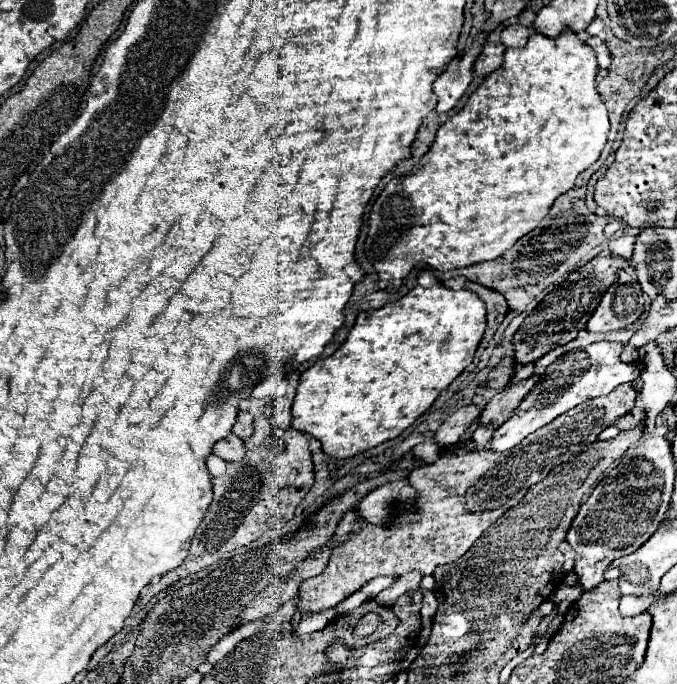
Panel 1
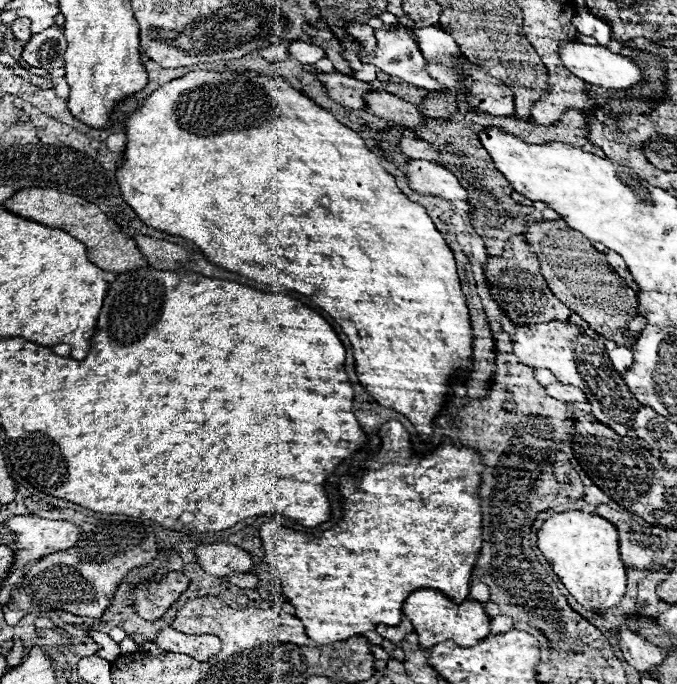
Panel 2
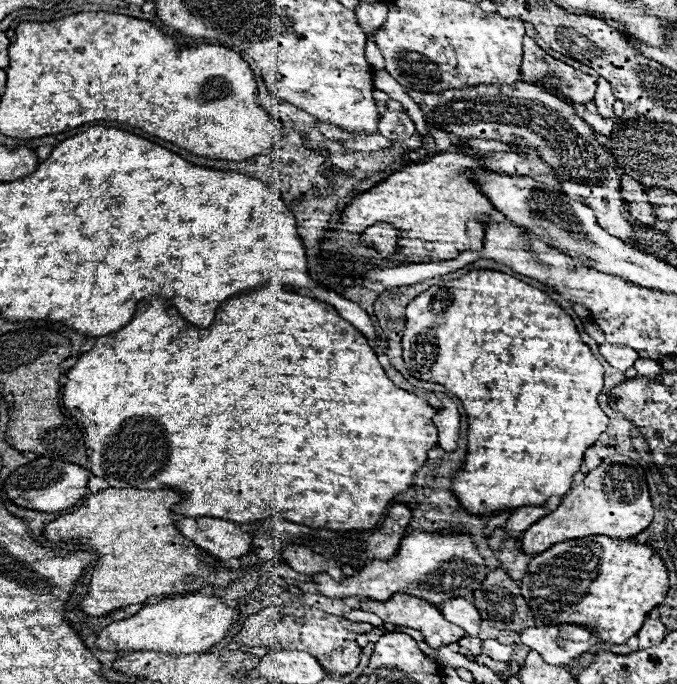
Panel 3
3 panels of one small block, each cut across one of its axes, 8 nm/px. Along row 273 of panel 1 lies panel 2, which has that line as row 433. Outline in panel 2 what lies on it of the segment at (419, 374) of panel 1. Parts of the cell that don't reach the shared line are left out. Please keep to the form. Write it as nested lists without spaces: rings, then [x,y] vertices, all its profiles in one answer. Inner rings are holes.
[[[228,68],[224,70],[194,70],[194,72],[188,72],[168,84],[164,84],[162,88],[154,90],[148,98],[142,100],[140,106],[136,106],[132,112],[126,112],[124,118],[122,118],[122,124],[124,124],[124,132],[126,132],[126,138],[128,138],[128,144],[126,144],[126,150],[124,150],[124,160],[122,164],[118,166],[116,170],[116,184],[120,186],[120,192],[126,200],[126,204],[140,216],[140,220],[144,220],[144,224],[156,228],[156,230],[162,230],[166,234],[172,234],[172,236],[182,236],[190,242],[196,244],[196,248],[214,264],[230,270],[230,272],[236,272],[240,276],[246,276],[250,280],[256,280],[256,282],[262,282],[262,284],[268,284],[268,286],[282,286],[286,290],[296,290],[298,294],[304,294],[306,298],[310,298],[314,304],[318,304],[324,312],[328,312],[342,328],[342,332],[348,336],[350,344],[352,344],[352,350],[354,350],[354,360],[356,360],[356,376],[358,376],[358,382],[362,384],[362,388],[372,396],[376,398],[376,402],[384,408],[392,408],[400,414],[404,414],[412,424],[414,428],[420,432],[420,438],[422,440],[430,440],[432,436],[432,418],[442,410],[442,404],[444,400],[448,398],[448,390],[446,390],[446,384],[452,380],[452,378],[462,378],[464,372],[470,368],[470,358],[472,358],[472,326],[470,326],[470,316],[468,316],[468,308],[466,308],[466,298],[460,290],[460,280],[458,280],[458,274],[456,274],[456,264],[454,264],[454,256],[452,256],[452,250],[448,248],[446,240],[442,238],[442,234],[436,230],[432,218],[428,216],[426,208],[408,200],[402,190],[398,188],[396,184],[396,178],[392,174],[388,174],[382,164],[380,164],[380,156],[374,154],[372,150],[366,148],[366,142],[354,132],[350,130],[348,126],[340,124],[328,110],[324,110],[322,106],[314,104],[306,94],[302,94],[300,90],[292,88],[286,80],[282,80],[280,76],[264,76],[264,74],[250,74],[246,70],[242,72],[232,72]]]

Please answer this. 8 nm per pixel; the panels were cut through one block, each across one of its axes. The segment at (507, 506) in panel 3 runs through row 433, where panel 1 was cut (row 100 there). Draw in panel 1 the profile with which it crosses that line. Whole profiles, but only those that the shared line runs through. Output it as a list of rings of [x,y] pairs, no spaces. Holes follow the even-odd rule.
[[[564,28],[564,32],[556,38],[532,34],[526,46],[516,48],[516,50],[506,48],[502,66],[496,68],[490,76],[486,76],[486,80],[468,98],[466,106],[458,114],[454,114],[444,126],[440,126],[430,150],[416,164],[416,172],[406,174],[402,178],[392,178],[392,182],[388,182],[384,186],[384,190],[380,192],[376,202],[372,204],[372,212],[370,212],[370,220],[368,220],[368,236],[366,236],[364,248],[386,248],[384,256],[376,254],[372,258],[374,268],[380,276],[378,286],[388,292],[396,292],[400,288],[404,276],[420,262],[434,268],[434,270],[446,272],[446,270],[478,264],[484,260],[494,260],[494,258],[502,256],[506,250],[510,250],[518,238],[522,238],[524,234],[534,230],[540,224],[540,220],[548,214],[552,202],[558,196],[562,196],[564,192],[568,192],[574,186],[576,176],[580,172],[584,172],[590,164],[596,162],[596,158],[600,156],[600,152],[608,140],[610,124],[608,124],[608,114],[606,114],[606,106],[602,102],[602,96],[596,90],[596,74],[598,74],[598,64],[596,64],[596,56],[594,56],[592,48],[586,42],[582,42],[576,36],[576,32],[572,32],[572,28]]]

